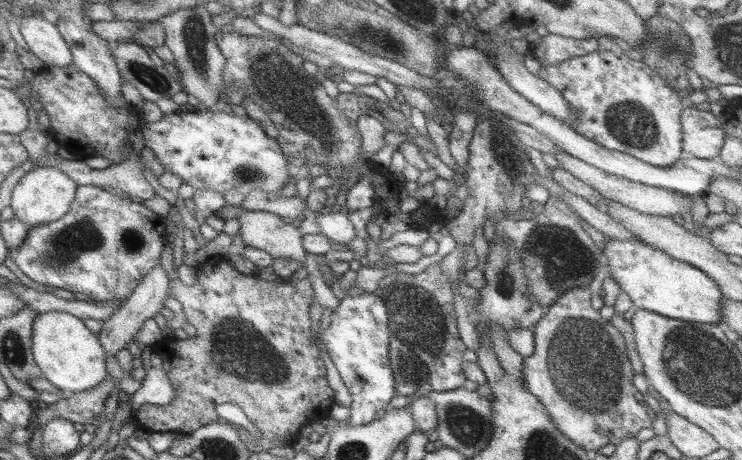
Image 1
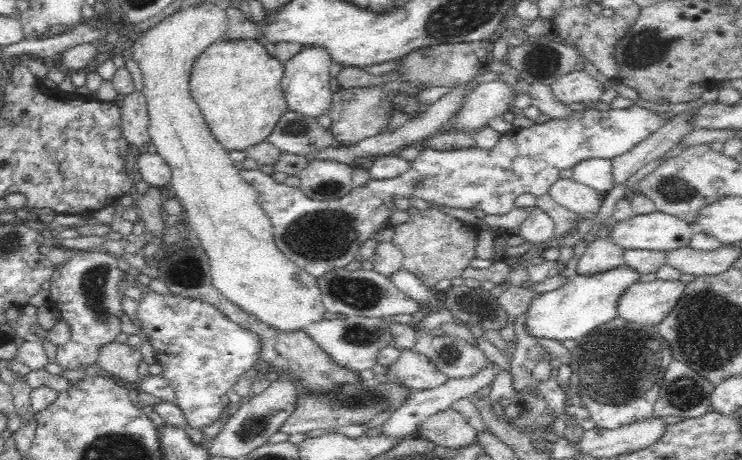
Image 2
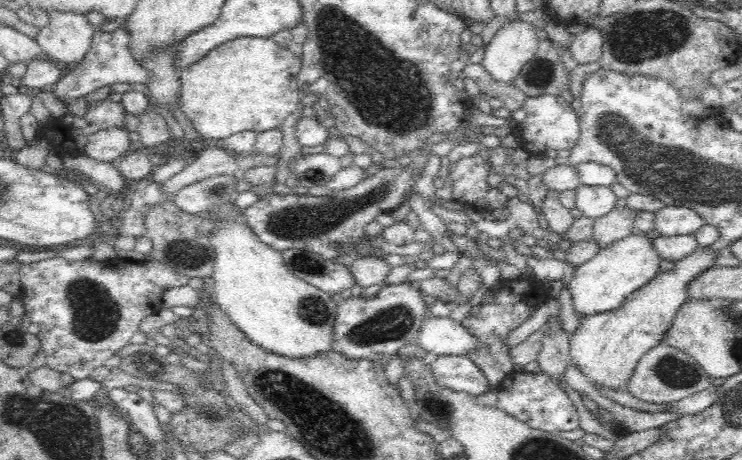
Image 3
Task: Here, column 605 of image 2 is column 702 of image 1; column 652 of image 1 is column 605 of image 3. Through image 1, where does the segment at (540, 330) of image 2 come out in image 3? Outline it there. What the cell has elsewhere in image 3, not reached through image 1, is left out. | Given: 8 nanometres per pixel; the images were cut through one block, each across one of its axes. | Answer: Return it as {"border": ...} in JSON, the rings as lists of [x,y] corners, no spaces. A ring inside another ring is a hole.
{"border":[[[634,232],[632,236],[628,236],[628,238],[612,244],[612,246],[602,249],[592,260],[577,266],[568,281],[576,316],[582,319],[618,308],[625,300],[628,300],[632,293],[640,290],[659,273],[660,261],[660,256],[653,248],[653,240],[648,233]]]}

